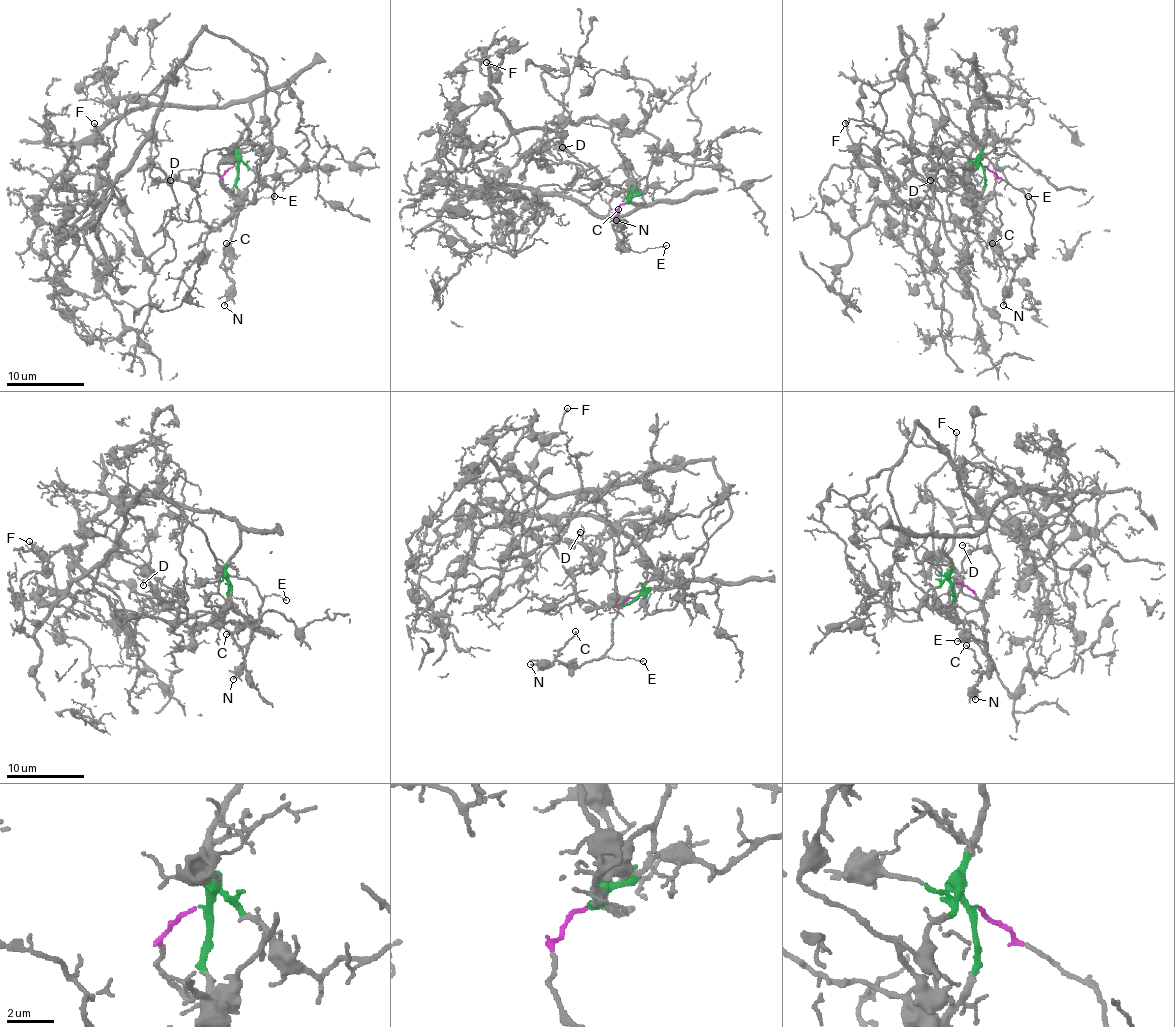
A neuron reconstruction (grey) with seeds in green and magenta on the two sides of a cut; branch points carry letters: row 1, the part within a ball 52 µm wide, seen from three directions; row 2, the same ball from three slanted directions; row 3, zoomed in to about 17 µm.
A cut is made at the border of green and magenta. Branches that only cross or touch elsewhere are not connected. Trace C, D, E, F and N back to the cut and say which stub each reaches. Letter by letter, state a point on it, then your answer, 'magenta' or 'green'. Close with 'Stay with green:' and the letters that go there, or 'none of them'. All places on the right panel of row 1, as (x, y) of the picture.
C: place (992, 243); magenta
D: place (930, 180); green
E: place (1028, 196); magenta
F: place (845, 123); green
N: place (1003, 305); magenta
Stay with green: D, F

